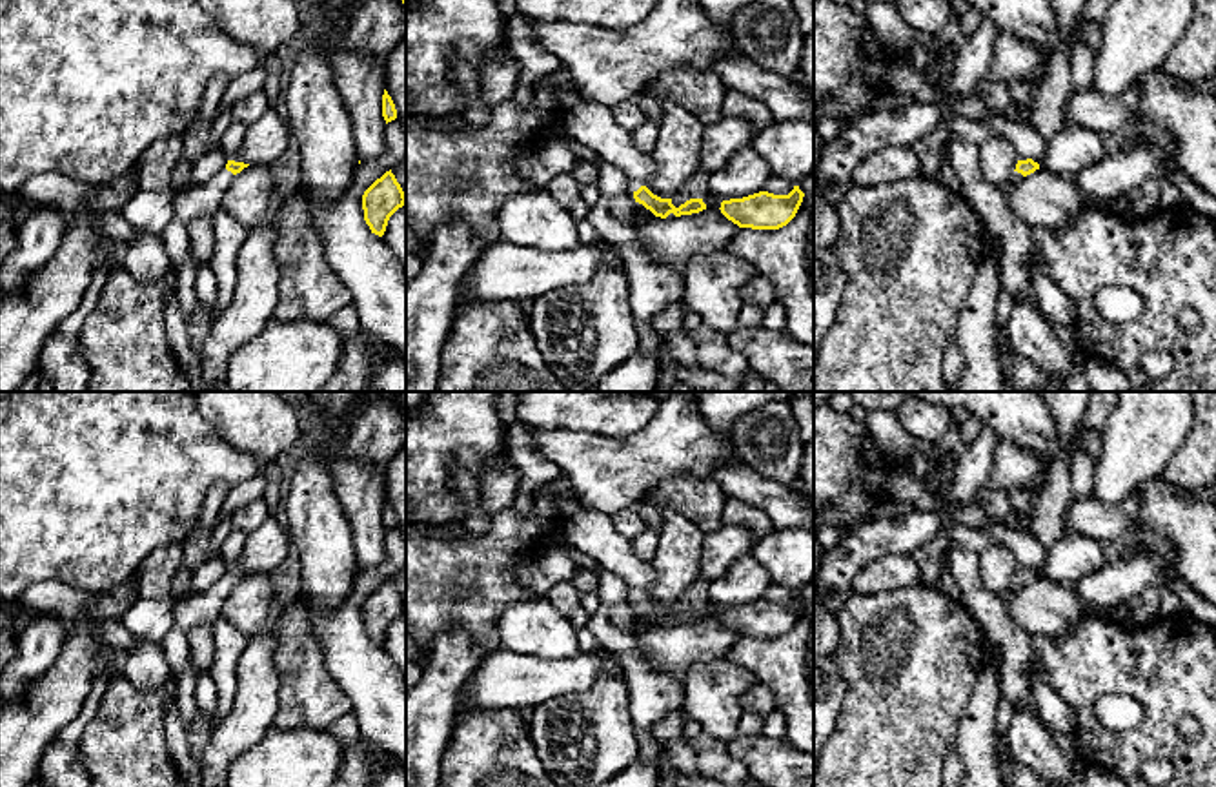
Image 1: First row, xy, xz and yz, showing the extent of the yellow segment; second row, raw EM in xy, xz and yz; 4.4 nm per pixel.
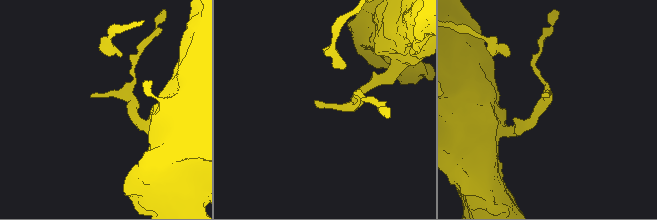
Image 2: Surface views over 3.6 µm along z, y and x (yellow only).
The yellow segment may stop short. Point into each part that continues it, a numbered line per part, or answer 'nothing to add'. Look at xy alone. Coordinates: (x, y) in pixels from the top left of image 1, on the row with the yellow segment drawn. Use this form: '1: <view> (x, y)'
1: xy (202, 199)

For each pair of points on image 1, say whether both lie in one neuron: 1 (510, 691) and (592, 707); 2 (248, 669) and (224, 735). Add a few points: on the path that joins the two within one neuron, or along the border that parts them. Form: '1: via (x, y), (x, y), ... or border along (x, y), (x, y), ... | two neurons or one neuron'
1: border along (592, 684), (581, 693), (556, 695), (528, 713) | two neurons
2: via (248, 685), (248, 711), (241, 718) | one neuron

